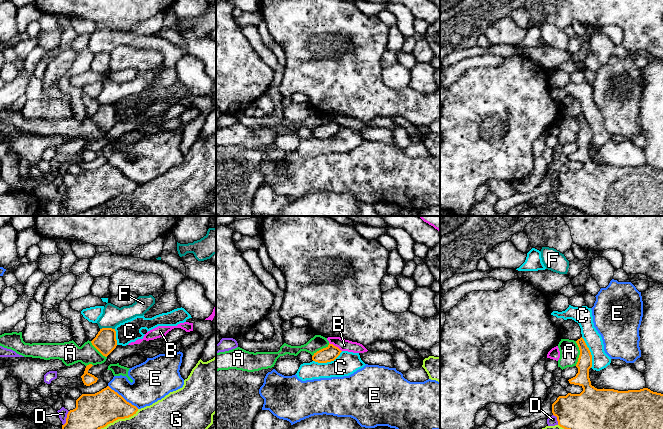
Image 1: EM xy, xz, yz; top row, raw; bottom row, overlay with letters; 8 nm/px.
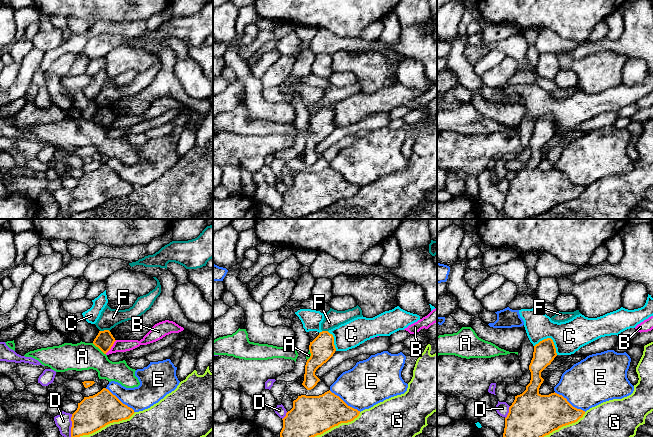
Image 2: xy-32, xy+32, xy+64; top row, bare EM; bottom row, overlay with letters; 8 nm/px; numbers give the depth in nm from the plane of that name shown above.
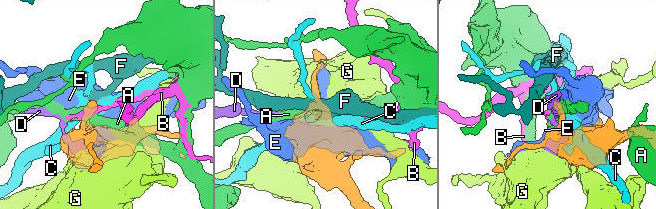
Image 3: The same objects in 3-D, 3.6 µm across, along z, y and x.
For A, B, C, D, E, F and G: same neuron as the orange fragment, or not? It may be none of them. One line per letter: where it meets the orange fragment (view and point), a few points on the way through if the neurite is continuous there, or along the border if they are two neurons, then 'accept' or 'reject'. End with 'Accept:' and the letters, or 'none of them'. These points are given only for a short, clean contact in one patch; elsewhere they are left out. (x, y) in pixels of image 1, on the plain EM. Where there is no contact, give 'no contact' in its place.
A: contact yz (580, 129); border yz (575, 117), (579, 126), (576, 141); reject
B: contact xz (335, 122); border xz (329, 118), (341, 127); reject
C: contact yz (590, 128); reject
D: contact xy (66, 194); reject
E: contact xy (122, 173); reject
F: contact xy (107, 104); border xy (114, 104), (100, 105); reject
G: contact xy (101, 203); reject
Accept: none of them

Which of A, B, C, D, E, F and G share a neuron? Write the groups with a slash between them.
A / B / C / D / E / F / G

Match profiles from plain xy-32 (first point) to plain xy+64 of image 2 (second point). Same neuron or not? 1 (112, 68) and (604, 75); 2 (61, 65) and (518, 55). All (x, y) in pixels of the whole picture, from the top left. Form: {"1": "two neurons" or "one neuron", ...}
{"1": "one neuron", "2": "two neurons"}

